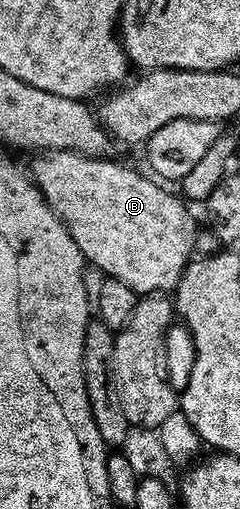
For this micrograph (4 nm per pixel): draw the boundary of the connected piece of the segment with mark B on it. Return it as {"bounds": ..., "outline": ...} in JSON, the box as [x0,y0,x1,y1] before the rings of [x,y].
{"bounds":[32,152,199,295],"outline":[[[55,152],[42,153],[32,159],[33,182],[37,184],[45,202],[55,211],[57,218],[67,227],[67,231],[71,231],[75,243],[79,243],[79,251],[92,268],[94,265],[95,268],[102,269],[105,277],[114,277],[127,283],[127,287],[134,289],[138,295],[165,295],[176,290],[183,271],[194,256],[193,244],[199,232],[196,219],[189,214],[190,206],[176,192],[168,193],[165,190],[168,188],[152,176],[144,177],[143,174],[105,157]]]}

